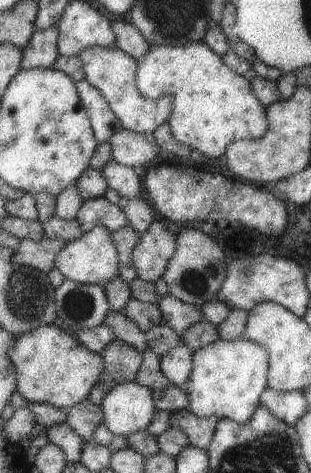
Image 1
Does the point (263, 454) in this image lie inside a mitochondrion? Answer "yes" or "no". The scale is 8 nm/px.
yes

